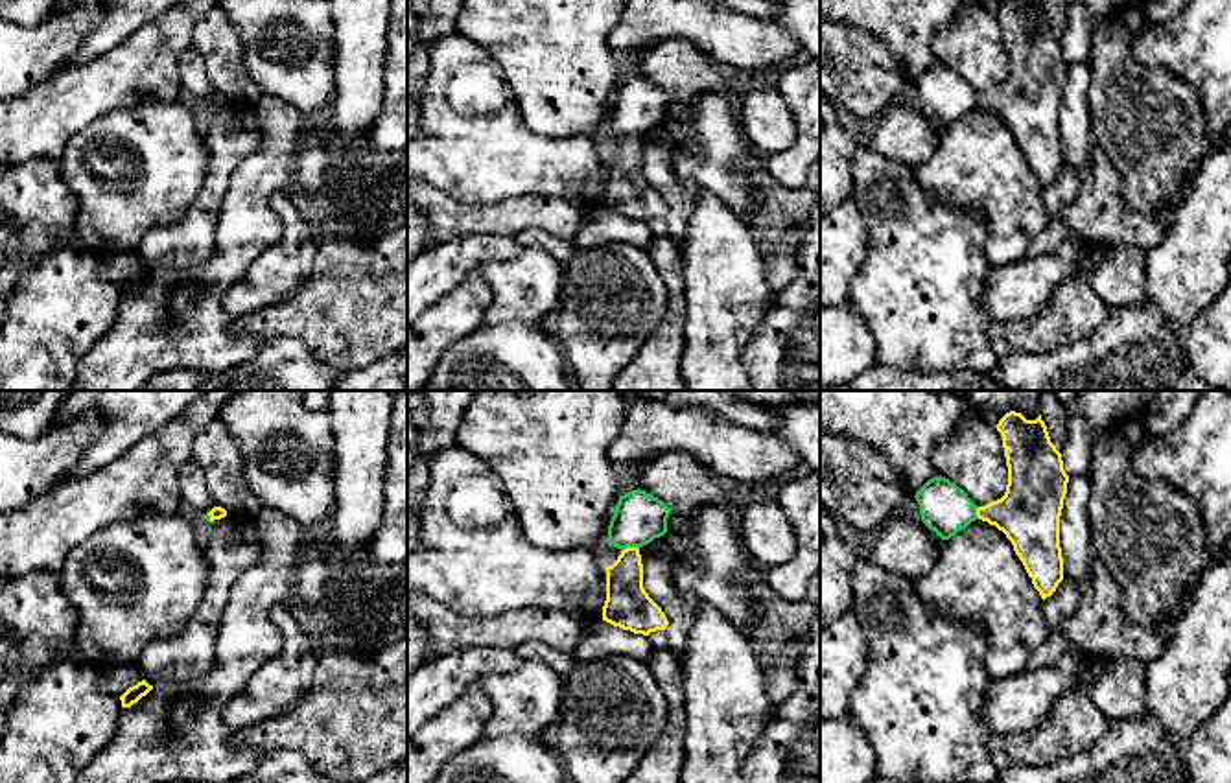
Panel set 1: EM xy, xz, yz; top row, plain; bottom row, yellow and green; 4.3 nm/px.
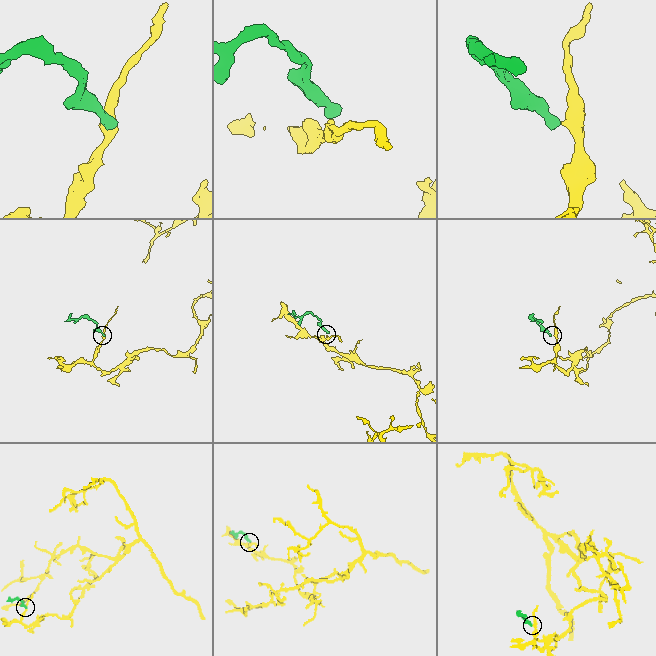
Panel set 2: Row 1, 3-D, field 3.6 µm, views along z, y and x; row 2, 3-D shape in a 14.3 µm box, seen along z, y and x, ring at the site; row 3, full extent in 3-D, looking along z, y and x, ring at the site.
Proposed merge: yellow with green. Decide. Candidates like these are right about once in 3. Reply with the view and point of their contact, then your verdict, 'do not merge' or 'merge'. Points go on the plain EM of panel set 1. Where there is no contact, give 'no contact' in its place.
xz (631, 135) | do not merge

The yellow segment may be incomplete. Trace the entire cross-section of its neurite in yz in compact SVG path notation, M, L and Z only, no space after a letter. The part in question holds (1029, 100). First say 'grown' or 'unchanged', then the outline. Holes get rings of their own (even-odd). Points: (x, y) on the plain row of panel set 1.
unchanged | M1006 0L995 15L1002 24L1008 72L1001 87L977 96L977 105L1006 122L1045 188L1063 168L1060 103L1069 63L1041 2L1026 7Z

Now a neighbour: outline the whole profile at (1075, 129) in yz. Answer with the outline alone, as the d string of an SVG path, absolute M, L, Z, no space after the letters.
M1089 63L1069 64L1067 81L1060 103L1060 134L1063 146L1063 166L1076 173L1087 166L1091 149L1089 125L1089 85L1093 70Z

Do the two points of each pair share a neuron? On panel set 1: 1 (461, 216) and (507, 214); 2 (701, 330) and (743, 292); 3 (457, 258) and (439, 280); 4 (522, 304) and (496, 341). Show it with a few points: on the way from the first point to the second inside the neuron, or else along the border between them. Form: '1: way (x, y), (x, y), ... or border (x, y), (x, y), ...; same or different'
1: way (472, 216), (496, 216); same
2: way (712, 319), (732, 295); same
3: way (452, 262), (439, 275); same
4: border (533, 321), (483, 325); different

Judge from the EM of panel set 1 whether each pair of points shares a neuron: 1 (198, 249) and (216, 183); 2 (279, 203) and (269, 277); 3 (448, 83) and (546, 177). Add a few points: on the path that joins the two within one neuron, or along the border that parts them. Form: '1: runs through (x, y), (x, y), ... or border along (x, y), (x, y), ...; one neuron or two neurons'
1: runs through (198, 233), (201, 210), (209, 199); one neuron
2: runs through (292, 222), (292, 255), (288, 258); one neuron
3: runs through (472, 107), (522, 157); one neuron

